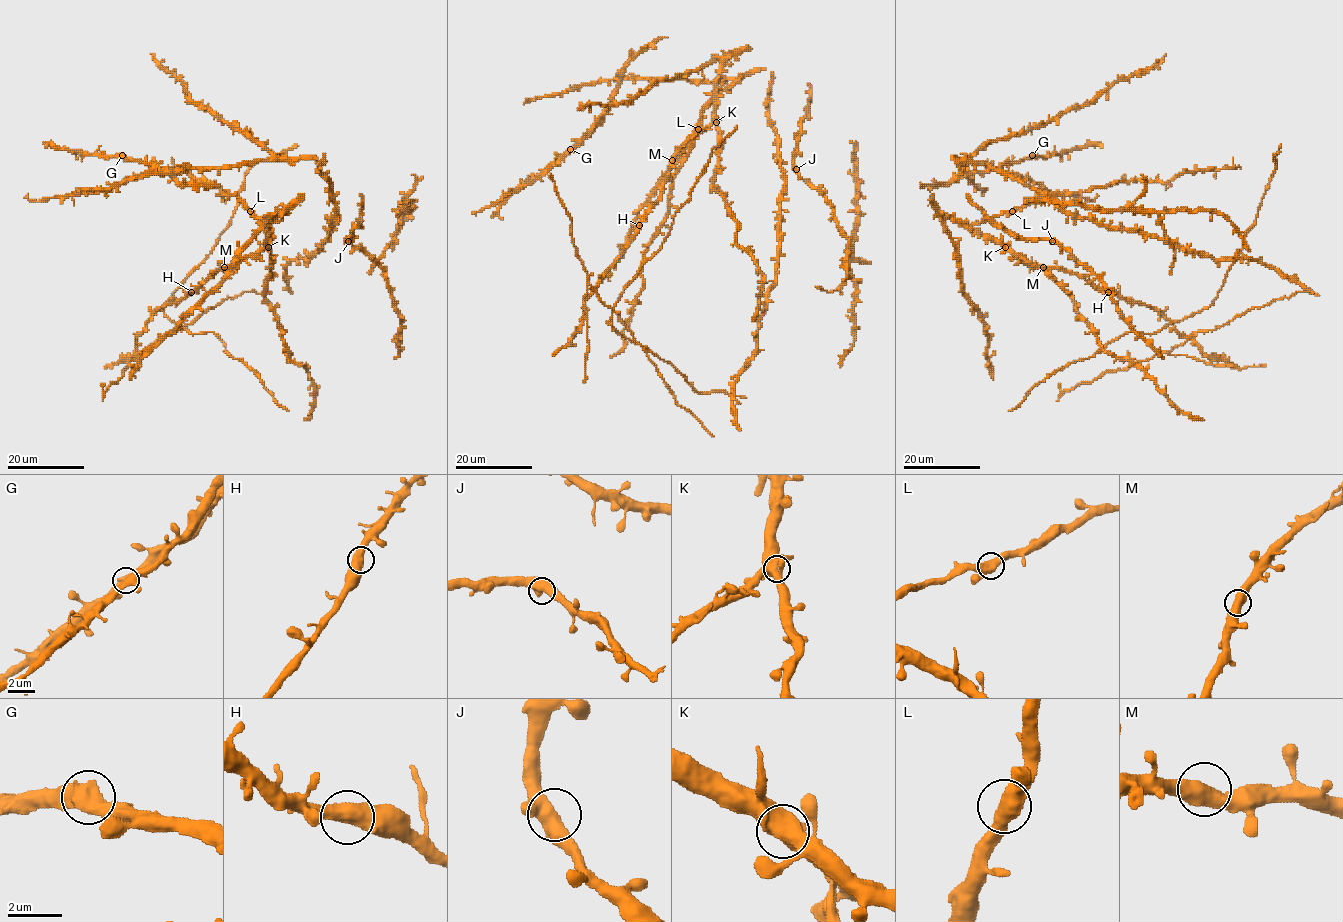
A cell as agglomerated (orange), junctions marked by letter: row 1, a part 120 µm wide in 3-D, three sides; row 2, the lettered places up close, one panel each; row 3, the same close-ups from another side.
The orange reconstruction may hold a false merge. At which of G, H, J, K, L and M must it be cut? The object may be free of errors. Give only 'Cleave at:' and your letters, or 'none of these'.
Cleave at: none of these

